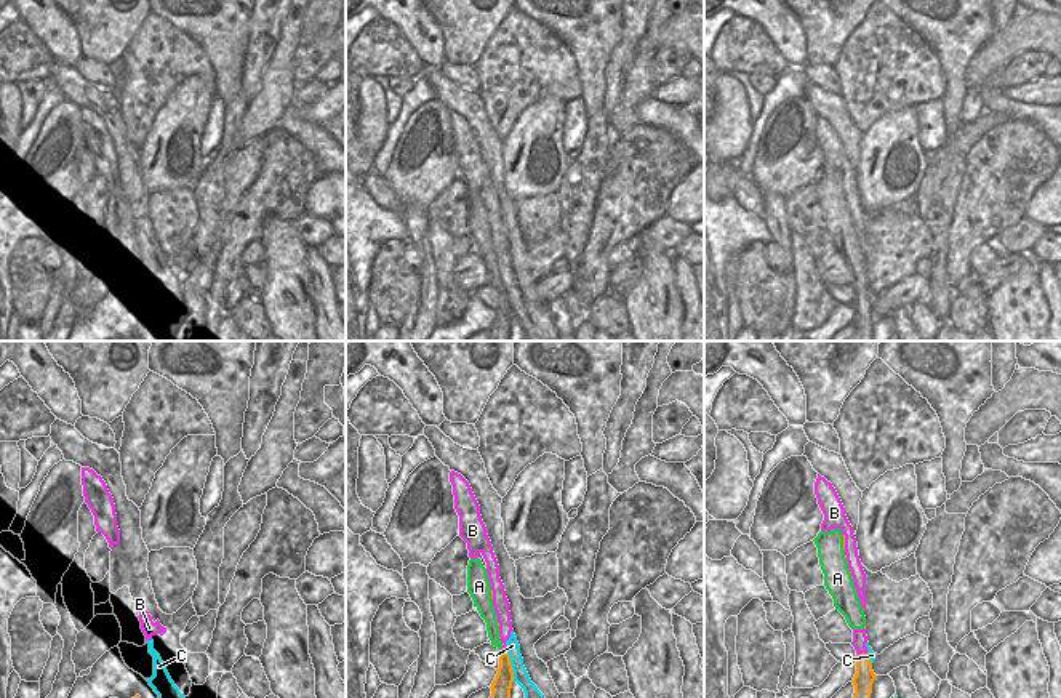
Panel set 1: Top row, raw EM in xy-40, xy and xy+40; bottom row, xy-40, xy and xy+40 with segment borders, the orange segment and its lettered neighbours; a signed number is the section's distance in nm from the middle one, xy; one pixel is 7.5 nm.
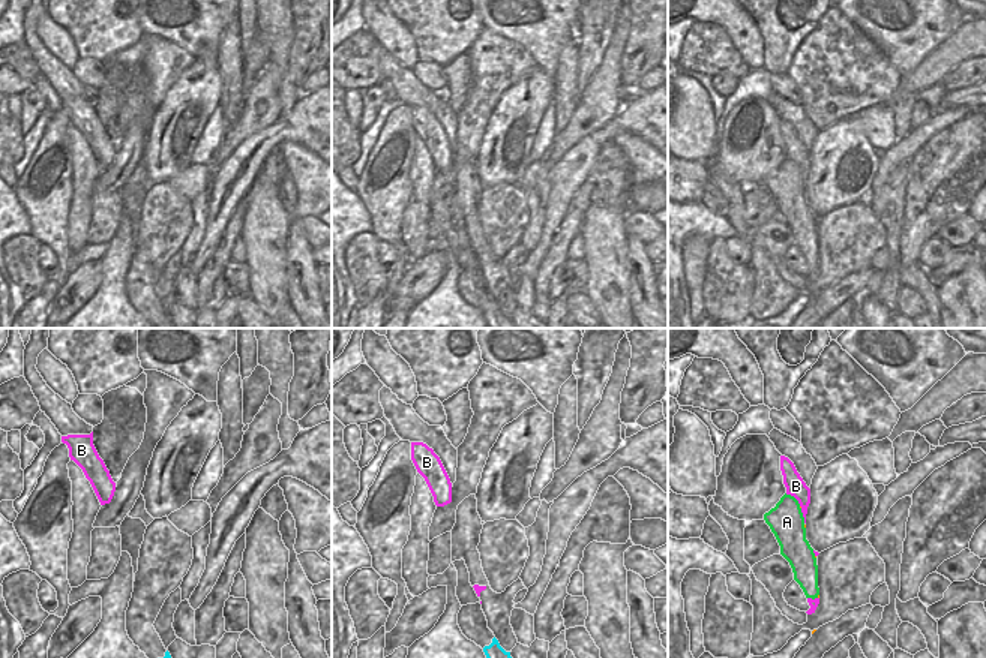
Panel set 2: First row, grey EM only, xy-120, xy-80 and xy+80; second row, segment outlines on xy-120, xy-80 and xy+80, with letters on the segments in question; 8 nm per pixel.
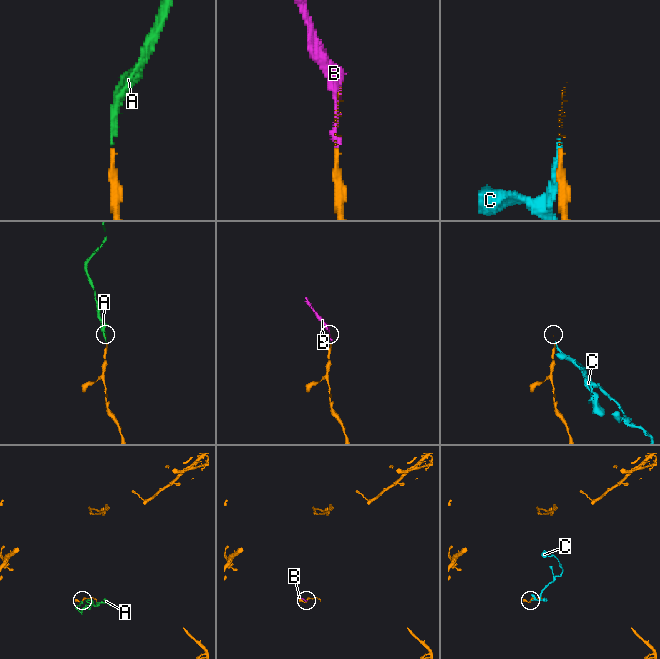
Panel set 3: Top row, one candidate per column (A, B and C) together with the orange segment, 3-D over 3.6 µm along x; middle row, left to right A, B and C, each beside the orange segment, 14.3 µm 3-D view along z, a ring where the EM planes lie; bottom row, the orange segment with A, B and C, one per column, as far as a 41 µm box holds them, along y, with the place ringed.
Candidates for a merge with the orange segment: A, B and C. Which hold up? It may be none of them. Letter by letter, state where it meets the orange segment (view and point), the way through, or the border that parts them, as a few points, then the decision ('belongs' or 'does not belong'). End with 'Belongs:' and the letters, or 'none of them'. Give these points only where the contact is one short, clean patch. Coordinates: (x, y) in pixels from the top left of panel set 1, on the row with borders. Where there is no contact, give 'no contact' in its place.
A: contact xy+40 (844, 543); belongs
B: contact xy+40 (861, 653); does not belong
C: contact xy (511, 666); border xy (508, 652), (514, 681); does not belong
Belongs: A

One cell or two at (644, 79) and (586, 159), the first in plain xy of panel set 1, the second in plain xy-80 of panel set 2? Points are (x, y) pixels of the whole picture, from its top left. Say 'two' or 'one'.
two

